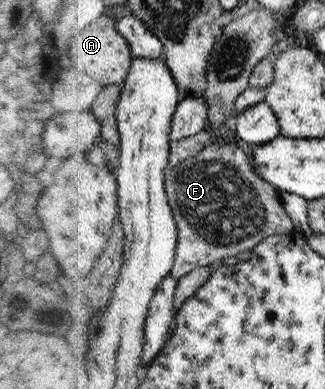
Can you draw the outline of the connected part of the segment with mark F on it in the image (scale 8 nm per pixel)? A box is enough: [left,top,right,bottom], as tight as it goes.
[167,144,296,282]

